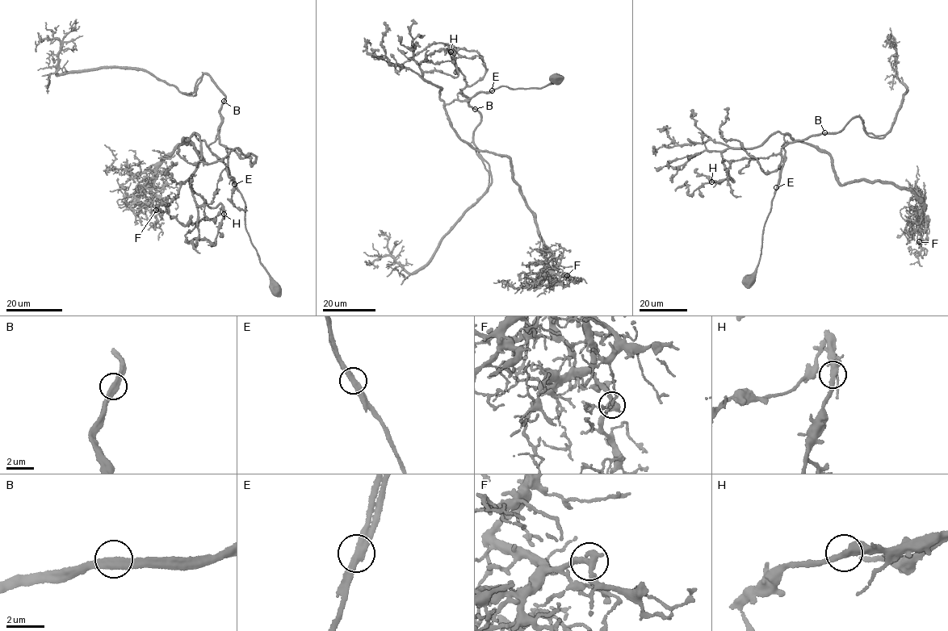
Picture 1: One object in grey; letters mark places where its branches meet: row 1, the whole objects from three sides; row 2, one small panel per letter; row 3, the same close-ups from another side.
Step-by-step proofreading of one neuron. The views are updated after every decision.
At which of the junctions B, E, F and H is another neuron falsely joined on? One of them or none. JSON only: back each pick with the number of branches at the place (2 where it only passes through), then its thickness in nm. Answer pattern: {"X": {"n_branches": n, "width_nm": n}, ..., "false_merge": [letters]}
{"E": {"n_branches": 2, "width_nm": 400}, "false_merge": ["E"]}

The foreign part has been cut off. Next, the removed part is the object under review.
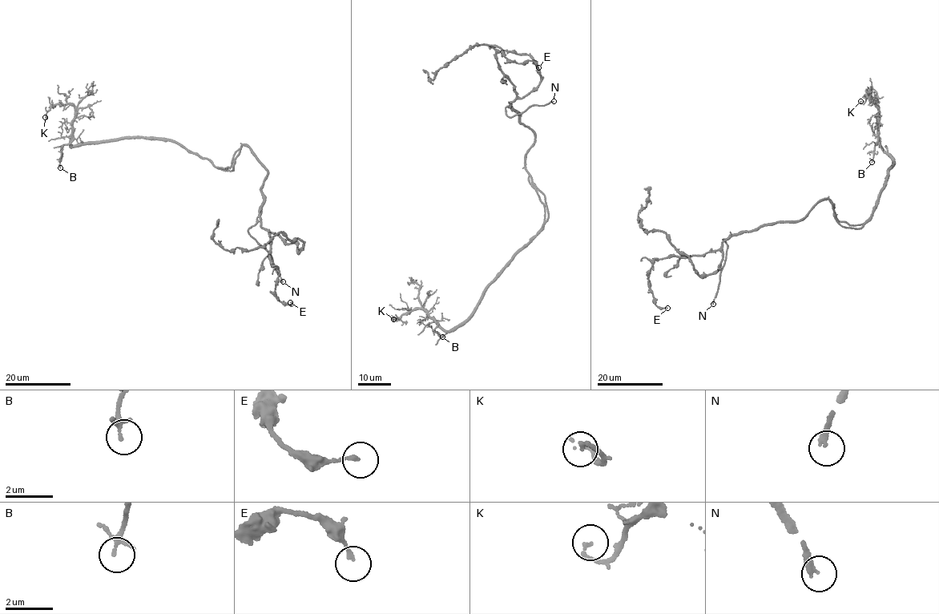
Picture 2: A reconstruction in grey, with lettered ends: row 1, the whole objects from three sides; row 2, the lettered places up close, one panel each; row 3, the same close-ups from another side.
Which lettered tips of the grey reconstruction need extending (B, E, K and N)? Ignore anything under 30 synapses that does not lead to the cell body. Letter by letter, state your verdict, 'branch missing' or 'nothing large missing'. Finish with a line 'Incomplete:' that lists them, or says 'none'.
B: nothing large missing
E: nothing large missing
K: nothing large missing
N: branch missing
Incomplete: N

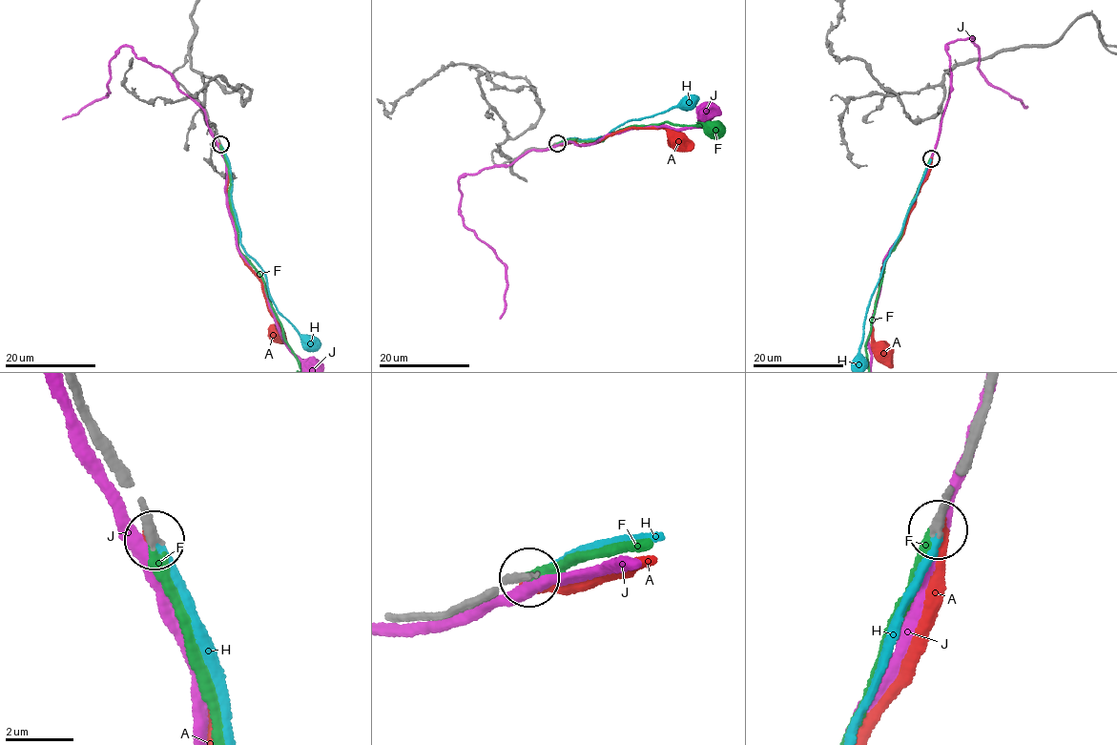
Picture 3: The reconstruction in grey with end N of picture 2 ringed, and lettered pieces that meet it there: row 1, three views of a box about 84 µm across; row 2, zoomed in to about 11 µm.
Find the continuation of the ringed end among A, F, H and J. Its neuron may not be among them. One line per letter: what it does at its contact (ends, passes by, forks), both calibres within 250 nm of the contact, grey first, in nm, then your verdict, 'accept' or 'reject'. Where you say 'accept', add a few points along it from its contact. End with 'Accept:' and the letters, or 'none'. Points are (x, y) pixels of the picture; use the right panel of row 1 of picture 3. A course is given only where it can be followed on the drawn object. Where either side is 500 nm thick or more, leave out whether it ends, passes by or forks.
A: it ends | 260/280 nm | reject
F: it ends | 240/320 nm | reject
H: it ends | 240/240 nm | accept | via (930, 158), (901, 232), (884, 260), (868, 306), (859, 353), (863, 359), (862, 364), (859, 363)
J: it passes by | 240/400 nm | reject
Accept: H

